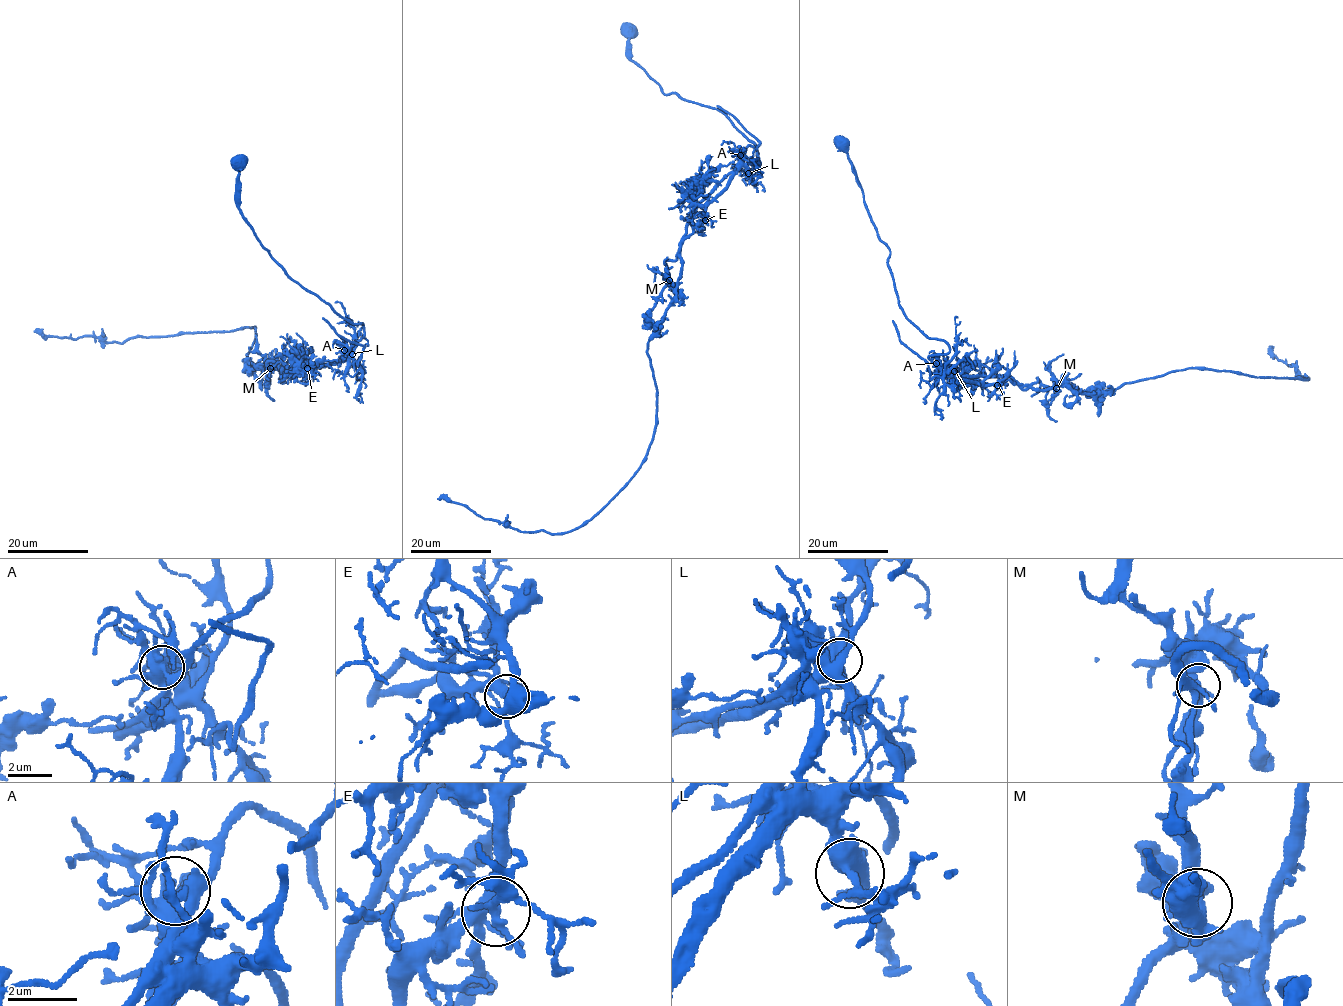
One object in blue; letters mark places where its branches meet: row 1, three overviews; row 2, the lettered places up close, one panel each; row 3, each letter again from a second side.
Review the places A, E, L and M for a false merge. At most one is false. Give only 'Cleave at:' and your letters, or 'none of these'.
Cleave at: A

